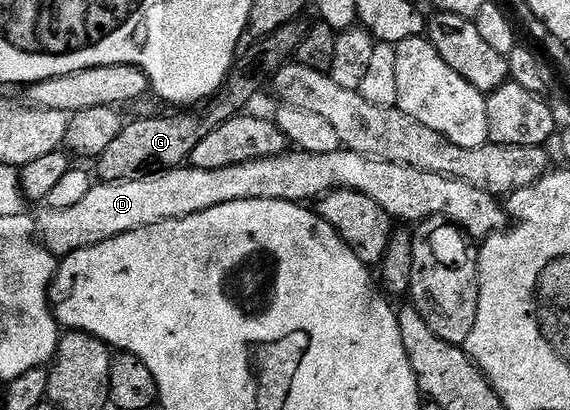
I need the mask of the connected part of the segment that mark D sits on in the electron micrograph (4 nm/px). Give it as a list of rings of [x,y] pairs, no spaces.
[[[286,150],[279,156],[239,162],[235,166],[225,166],[219,170],[180,166],[165,171],[150,171],[146,175],[125,181],[94,183],[93,188],[87,190],[87,195],[76,206],[67,206],[67,210],[46,207],[45,213],[36,217],[37,236],[48,252],[64,258],[75,250],[107,242],[124,232],[146,228],[158,224],[160,220],[187,218],[191,214],[223,206],[223,202],[286,200],[300,204],[316,201],[341,188],[350,188],[353,192],[371,198],[371,202],[375,202],[375,206],[383,206],[385,213],[392,216],[394,221],[420,222],[430,218],[444,218],[457,225],[466,237],[477,242],[483,242],[493,233],[502,231],[507,224],[507,212],[502,205],[501,208],[497,205],[500,204],[498,197],[462,180],[424,172],[411,166],[363,158],[363,154],[348,150],[331,154]]]

